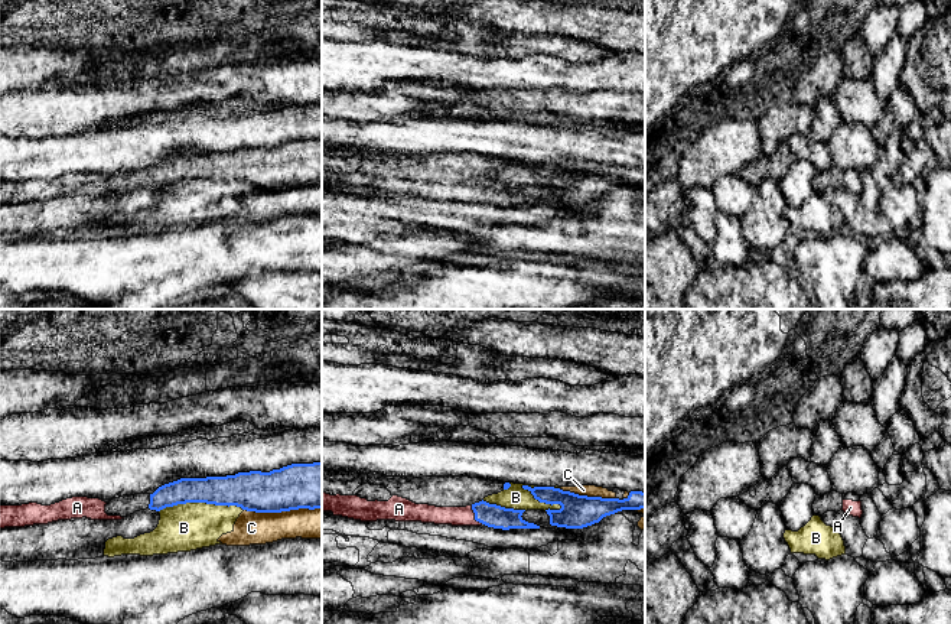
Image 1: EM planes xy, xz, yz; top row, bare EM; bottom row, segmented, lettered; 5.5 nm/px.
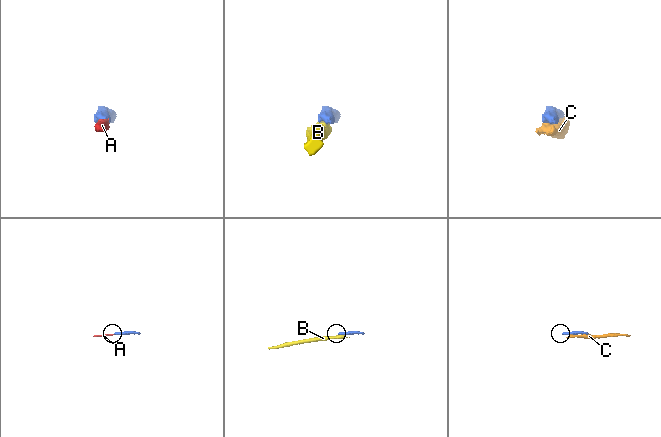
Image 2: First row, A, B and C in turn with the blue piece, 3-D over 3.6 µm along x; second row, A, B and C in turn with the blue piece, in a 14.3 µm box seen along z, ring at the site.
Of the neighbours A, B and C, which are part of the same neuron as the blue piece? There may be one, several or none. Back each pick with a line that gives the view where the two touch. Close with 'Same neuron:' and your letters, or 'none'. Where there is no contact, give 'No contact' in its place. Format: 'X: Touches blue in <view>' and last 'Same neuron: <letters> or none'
A: Touches blue in xz
Same neuron: A

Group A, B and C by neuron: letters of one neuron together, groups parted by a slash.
A / B C

